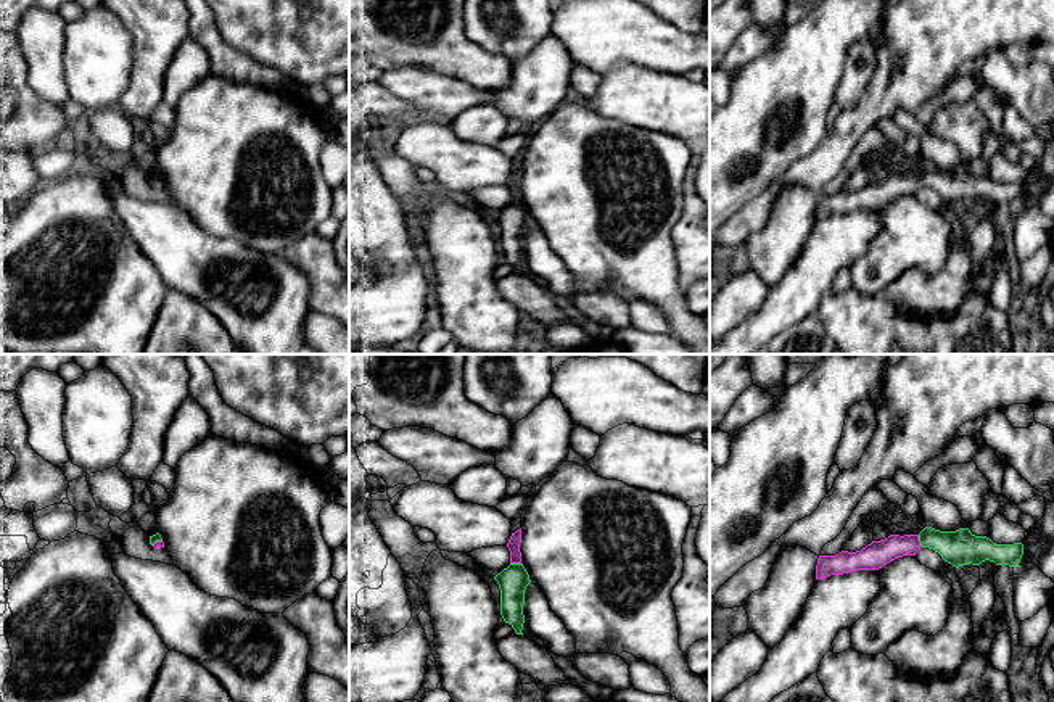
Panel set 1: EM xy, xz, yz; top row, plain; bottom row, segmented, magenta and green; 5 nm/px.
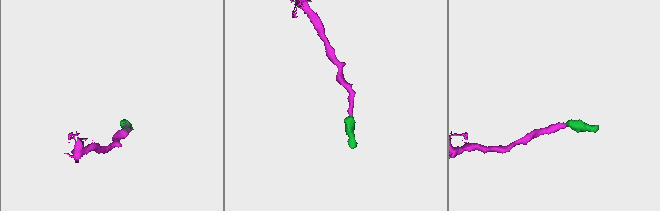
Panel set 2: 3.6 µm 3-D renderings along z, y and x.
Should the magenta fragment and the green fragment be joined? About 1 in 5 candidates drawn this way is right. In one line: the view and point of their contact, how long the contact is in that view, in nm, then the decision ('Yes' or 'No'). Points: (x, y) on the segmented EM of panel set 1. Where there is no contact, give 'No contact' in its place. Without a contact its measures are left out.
Touches magenta at yz (919, 541). Shared border 70 nm. Yes

